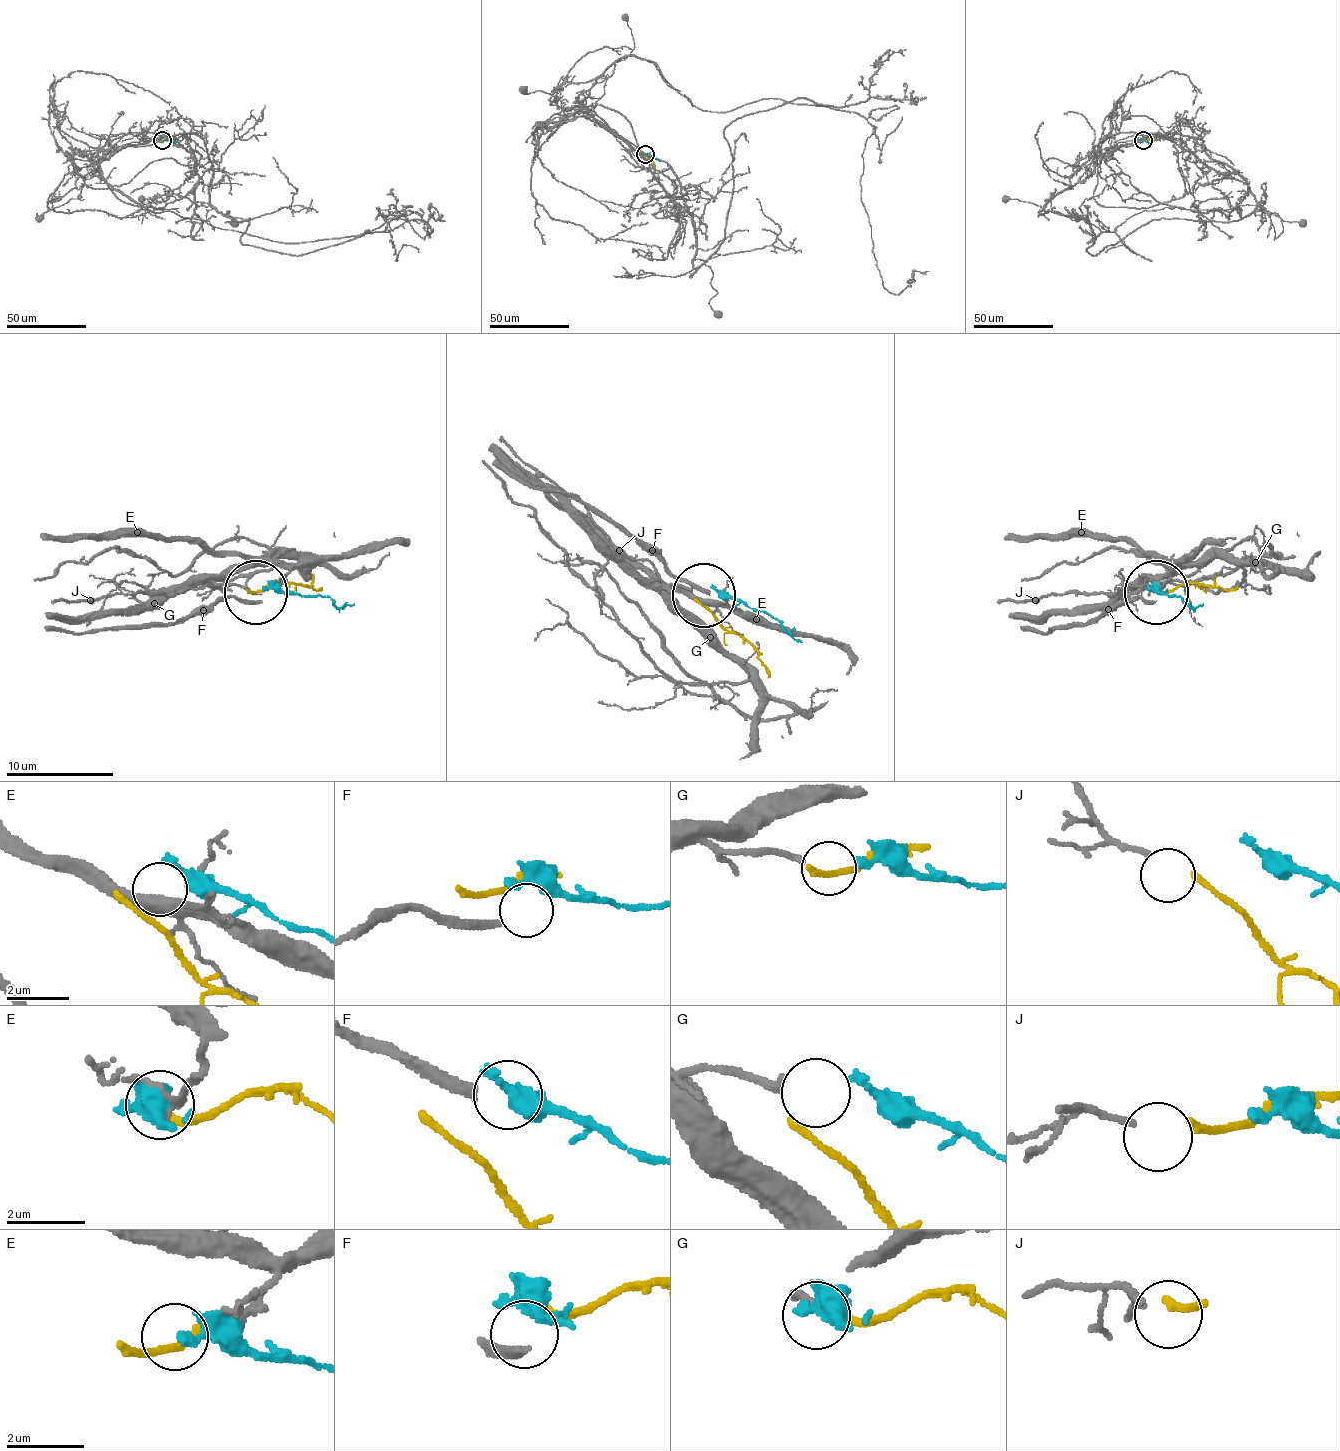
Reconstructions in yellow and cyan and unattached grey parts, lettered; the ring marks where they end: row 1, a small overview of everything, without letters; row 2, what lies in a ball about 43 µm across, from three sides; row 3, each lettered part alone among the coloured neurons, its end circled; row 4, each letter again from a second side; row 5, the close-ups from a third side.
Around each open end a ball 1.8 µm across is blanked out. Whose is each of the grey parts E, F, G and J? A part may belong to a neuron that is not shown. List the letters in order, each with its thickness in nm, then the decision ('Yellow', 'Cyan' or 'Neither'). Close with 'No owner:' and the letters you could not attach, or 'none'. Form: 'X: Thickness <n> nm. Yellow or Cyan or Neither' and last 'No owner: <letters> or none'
E: Thickness 110 nm. Neither
F: Thickness 260 nm. Neither
G: Thickness 200 nm. Cyan
J: Thickness 150 nm. Yellow
No owner: E, F

